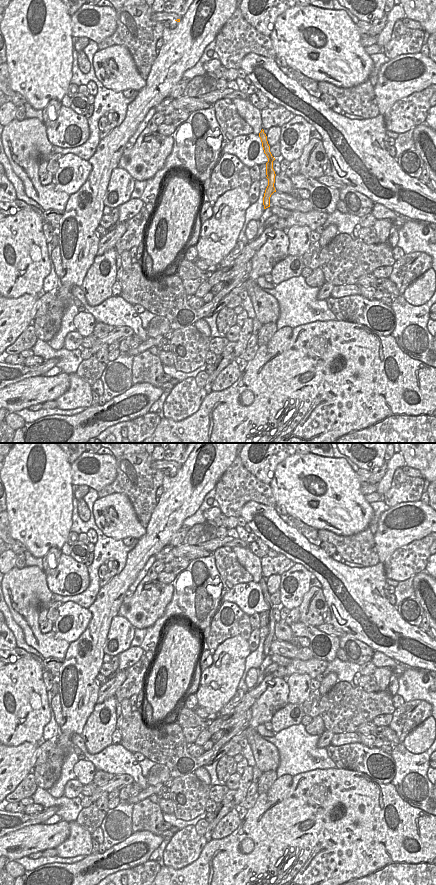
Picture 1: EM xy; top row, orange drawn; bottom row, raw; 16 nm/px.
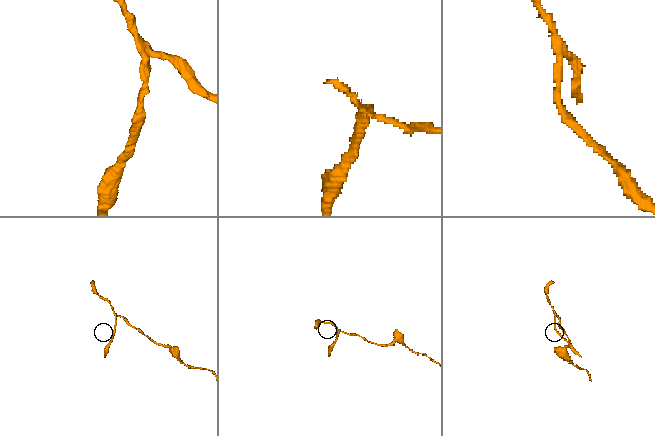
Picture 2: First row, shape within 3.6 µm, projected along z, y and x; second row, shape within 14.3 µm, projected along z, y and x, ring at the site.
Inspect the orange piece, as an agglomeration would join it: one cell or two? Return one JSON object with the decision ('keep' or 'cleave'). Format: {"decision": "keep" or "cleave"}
{"decision": "cleave"}

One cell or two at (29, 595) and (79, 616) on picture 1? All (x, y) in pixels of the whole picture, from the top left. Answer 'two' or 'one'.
two

